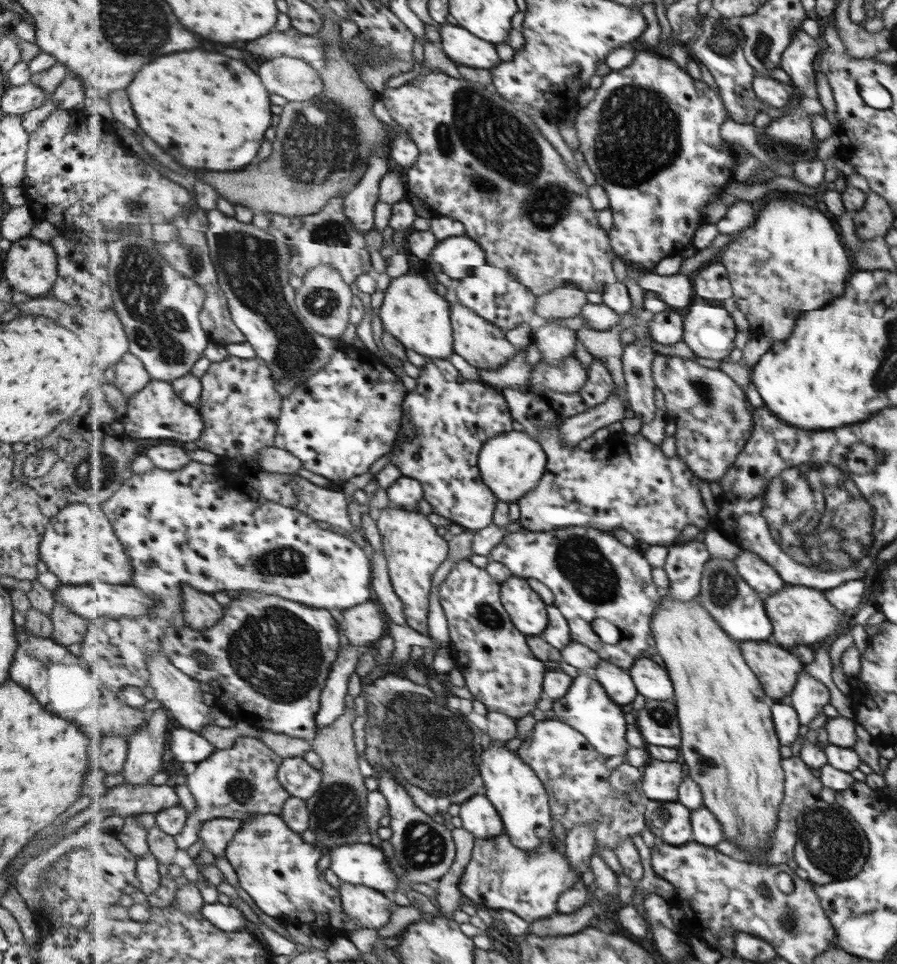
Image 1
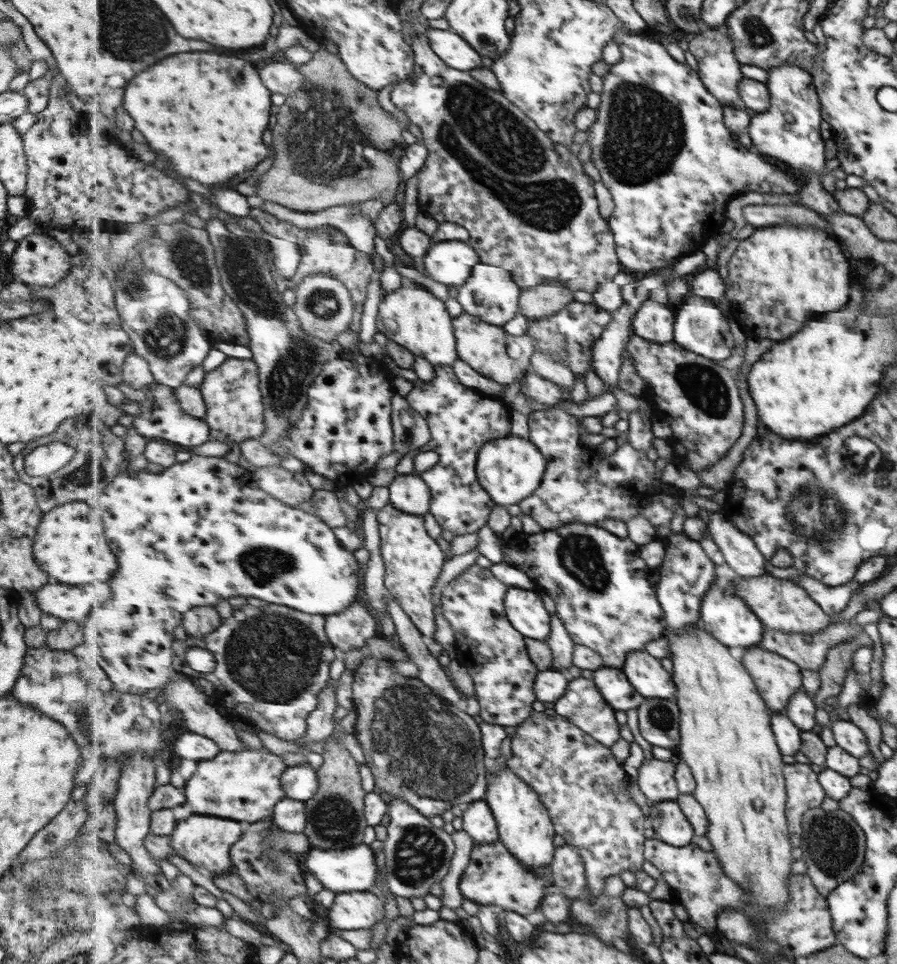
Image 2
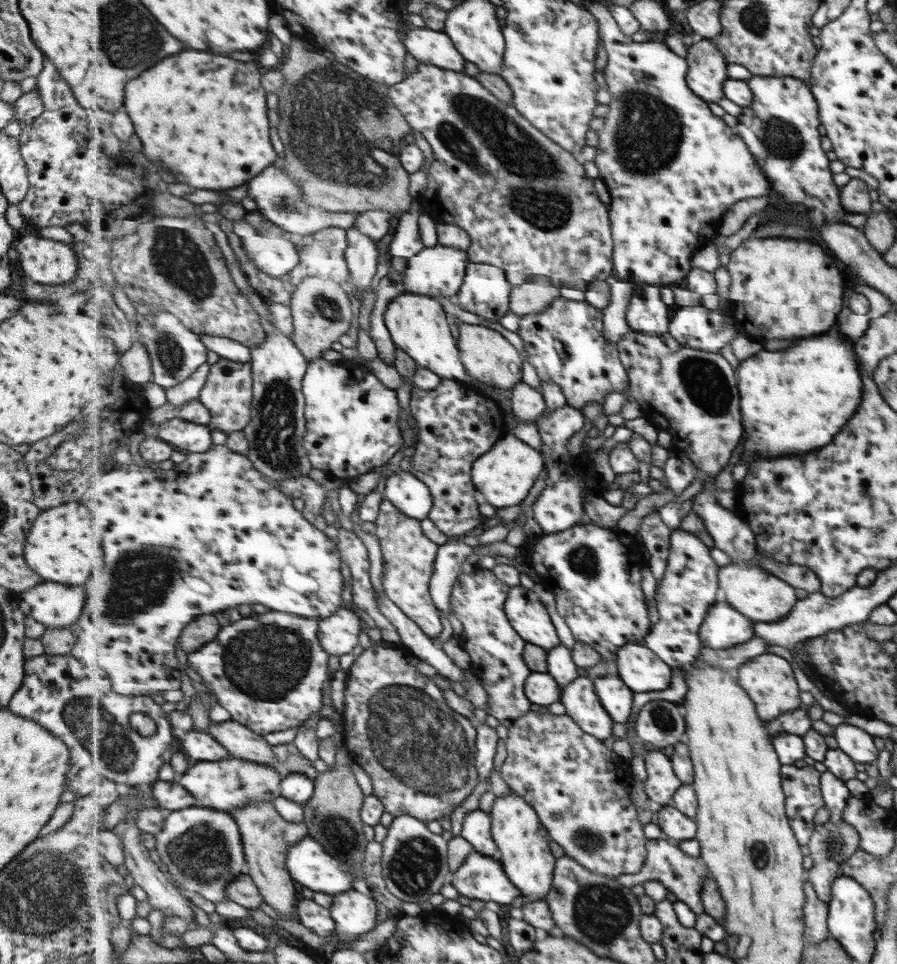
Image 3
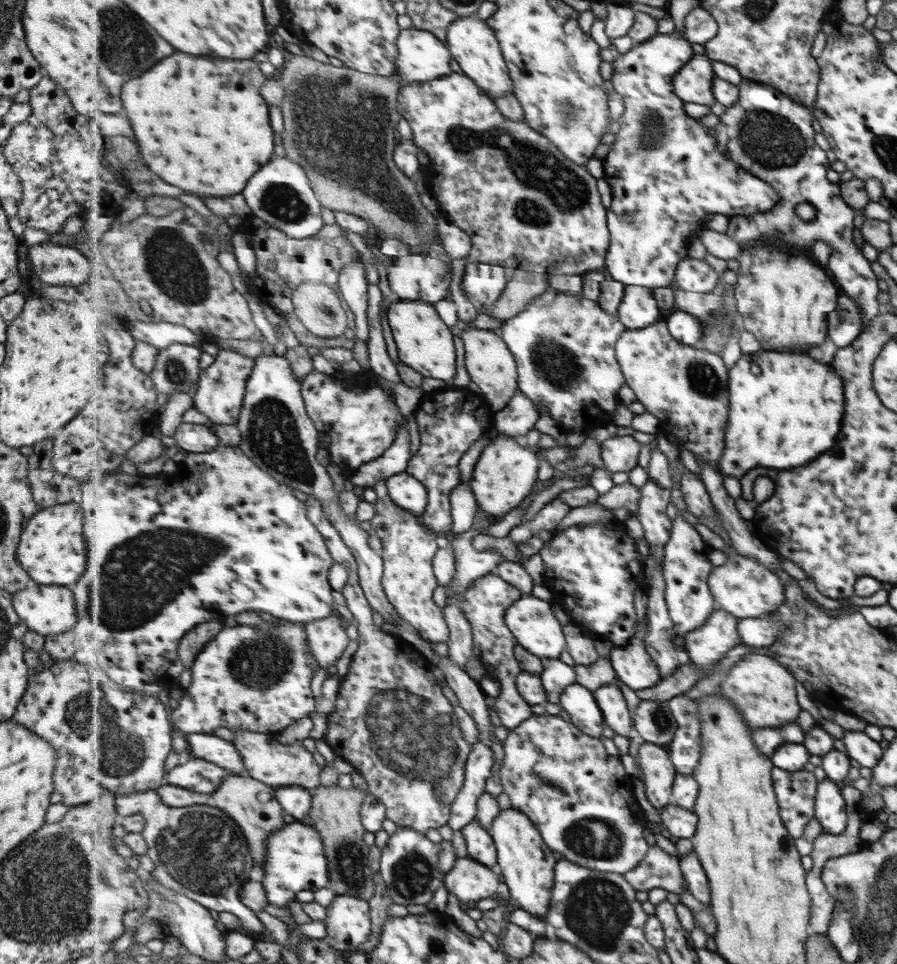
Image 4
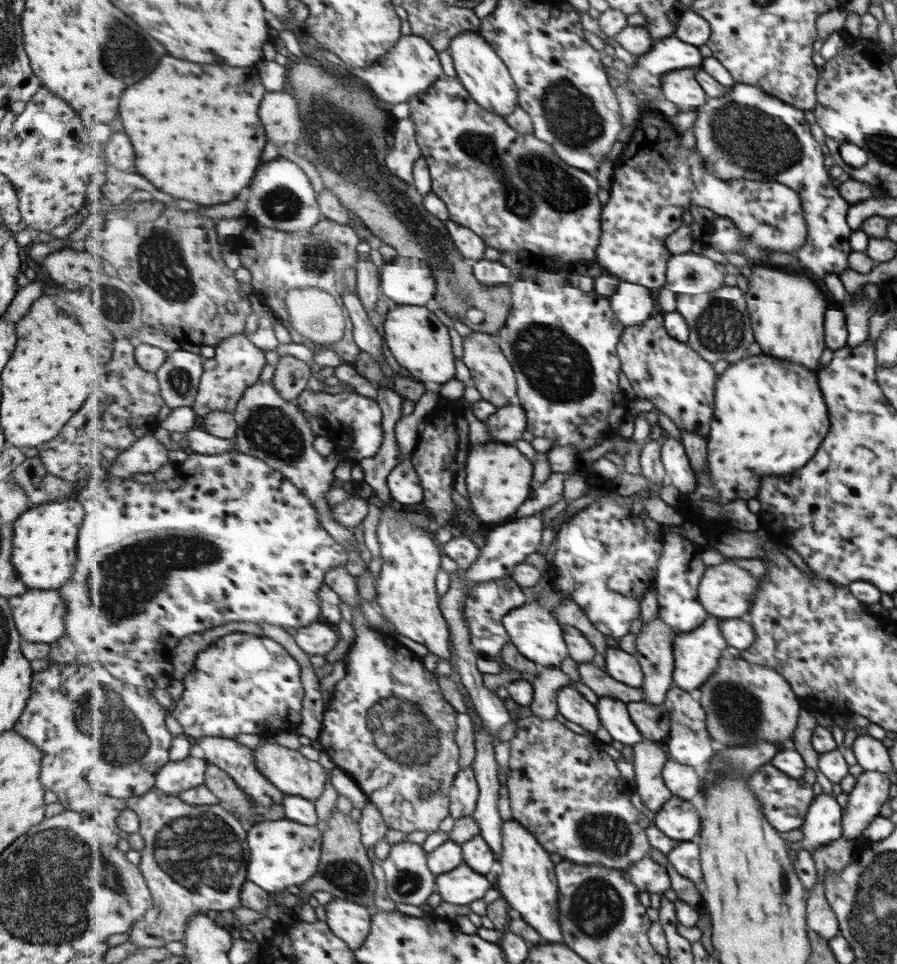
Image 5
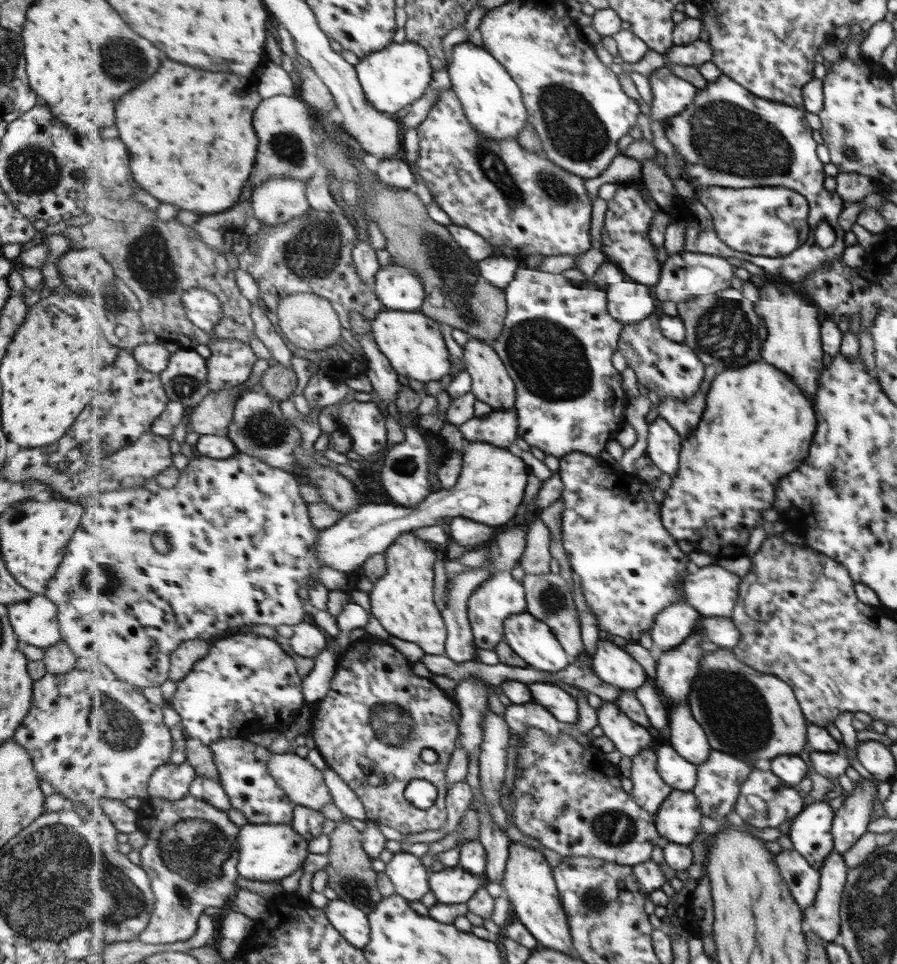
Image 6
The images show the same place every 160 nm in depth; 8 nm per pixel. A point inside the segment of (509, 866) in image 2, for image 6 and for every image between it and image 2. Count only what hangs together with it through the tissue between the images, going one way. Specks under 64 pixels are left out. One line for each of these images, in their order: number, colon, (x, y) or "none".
3: (482, 877)
4: (470, 881)
5: (464, 885)
6: (456, 885)

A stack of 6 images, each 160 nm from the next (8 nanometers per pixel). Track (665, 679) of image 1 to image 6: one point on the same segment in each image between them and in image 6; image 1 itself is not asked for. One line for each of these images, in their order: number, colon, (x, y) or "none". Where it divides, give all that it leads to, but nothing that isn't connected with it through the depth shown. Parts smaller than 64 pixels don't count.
2: (644, 671)
3: (640, 668)
4: (633, 664)
5: (620, 665)
6: (612, 664)

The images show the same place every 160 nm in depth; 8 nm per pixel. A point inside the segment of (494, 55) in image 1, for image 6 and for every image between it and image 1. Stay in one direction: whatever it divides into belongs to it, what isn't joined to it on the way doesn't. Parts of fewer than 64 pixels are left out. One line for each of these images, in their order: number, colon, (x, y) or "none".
2: (450, 45)
3: (428, 46)
4: (423, 57)
5: (411, 67)
6: (393, 78)

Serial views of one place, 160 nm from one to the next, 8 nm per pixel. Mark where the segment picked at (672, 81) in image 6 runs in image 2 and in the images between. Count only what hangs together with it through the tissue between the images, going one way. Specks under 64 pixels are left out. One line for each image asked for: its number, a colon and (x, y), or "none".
2: (714, 50)
3: (708, 74)
4: (694, 83)
5: (681, 86)

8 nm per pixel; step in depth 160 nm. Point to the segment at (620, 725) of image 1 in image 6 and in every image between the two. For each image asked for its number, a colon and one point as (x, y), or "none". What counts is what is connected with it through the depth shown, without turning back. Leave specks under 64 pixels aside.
2: (583, 704)
3: (581, 700)
4: (578, 701)
5: (572, 705)
6: (561, 704)

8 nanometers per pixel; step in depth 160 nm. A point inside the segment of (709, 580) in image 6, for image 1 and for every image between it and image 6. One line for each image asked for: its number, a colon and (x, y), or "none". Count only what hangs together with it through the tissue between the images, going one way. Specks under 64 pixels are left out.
1: (800, 616)
2: (783, 605)
3: (759, 595)
4: (742, 586)
5: (727, 591)

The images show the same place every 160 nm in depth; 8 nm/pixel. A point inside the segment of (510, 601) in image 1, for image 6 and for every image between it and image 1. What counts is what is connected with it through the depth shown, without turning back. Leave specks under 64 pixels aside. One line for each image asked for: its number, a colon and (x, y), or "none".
2: (526, 611)
3: (527, 613)
4: (532, 620)
5: (535, 630)
6: (532, 639)

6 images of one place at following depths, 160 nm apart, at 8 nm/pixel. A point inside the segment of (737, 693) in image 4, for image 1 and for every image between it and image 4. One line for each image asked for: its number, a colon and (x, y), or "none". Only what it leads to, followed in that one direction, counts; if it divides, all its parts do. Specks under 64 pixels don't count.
1: (775, 669)
2: (776, 679)
3: (768, 679)

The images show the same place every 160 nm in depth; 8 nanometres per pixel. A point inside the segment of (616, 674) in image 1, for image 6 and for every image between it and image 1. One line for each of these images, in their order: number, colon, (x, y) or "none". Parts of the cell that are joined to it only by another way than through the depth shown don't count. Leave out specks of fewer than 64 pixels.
2: (612, 682)
3: (617, 698)
4: (612, 702)
5: (615, 716)
6: (629, 737)

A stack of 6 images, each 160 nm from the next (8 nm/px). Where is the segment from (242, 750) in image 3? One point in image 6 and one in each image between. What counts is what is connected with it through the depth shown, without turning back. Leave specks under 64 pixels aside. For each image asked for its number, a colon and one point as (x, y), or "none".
4: (277, 765)
5: (287, 769)
6: (304, 784)

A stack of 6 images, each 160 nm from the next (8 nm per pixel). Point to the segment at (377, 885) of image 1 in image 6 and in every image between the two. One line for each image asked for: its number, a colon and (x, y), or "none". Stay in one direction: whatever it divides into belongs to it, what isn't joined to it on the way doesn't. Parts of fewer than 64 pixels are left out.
2: (354, 869)
3: (311, 866)
4: (296, 860)
5: (284, 853)
6: (268, 852)

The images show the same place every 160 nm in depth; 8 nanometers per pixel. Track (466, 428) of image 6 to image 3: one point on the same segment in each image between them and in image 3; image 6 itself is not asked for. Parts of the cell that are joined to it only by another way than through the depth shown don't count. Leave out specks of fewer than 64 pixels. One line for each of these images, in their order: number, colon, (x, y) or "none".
3: (528, 403)
4: (519, 417)
5: (508, 424)

